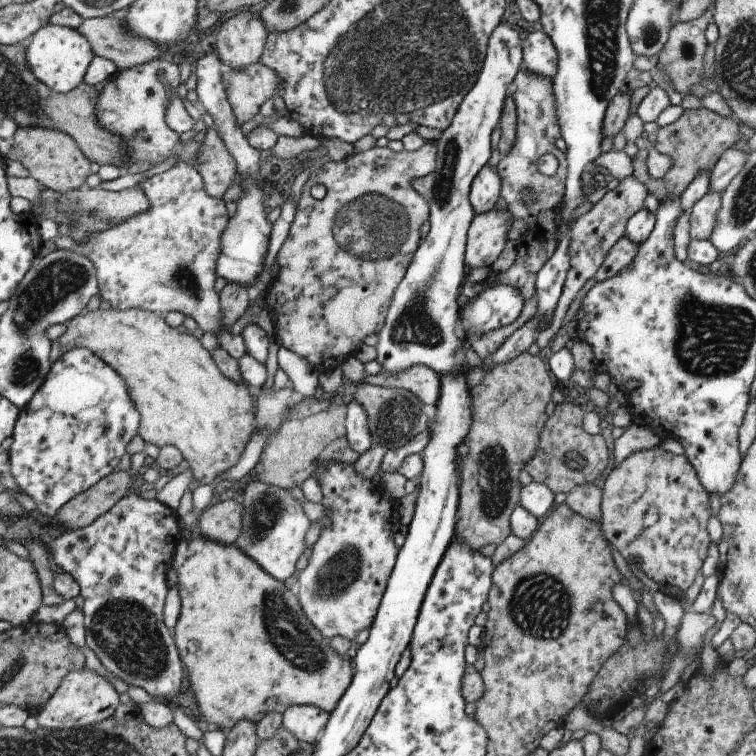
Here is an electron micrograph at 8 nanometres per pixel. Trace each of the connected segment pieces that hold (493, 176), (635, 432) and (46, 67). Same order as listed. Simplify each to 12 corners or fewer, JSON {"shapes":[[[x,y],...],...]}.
{"shapes":[[[485,165],[468,194],[474,216],[496,208],[500,176]],[[634,422],[614,440],[613,468],[638,450],[658,447],[652,428]],[[41,27],[26,44],[37,81],[60,94],[94,57],[78,30]]]}

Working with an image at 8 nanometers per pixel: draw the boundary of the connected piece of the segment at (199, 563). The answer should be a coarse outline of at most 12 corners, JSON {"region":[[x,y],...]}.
{"region":[[190,529],[172,630],[228,733],[352,682],[294,589]]}

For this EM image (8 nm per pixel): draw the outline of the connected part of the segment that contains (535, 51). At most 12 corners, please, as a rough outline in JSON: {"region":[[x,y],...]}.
{"region":[[543,31],[522,44],[520,70],[554,80],[559,57]]}

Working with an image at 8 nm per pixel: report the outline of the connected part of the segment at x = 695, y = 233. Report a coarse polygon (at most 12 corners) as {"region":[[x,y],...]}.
{"region":[[710,191],[690,214],[691,240],[710,239],[722,193]]}

